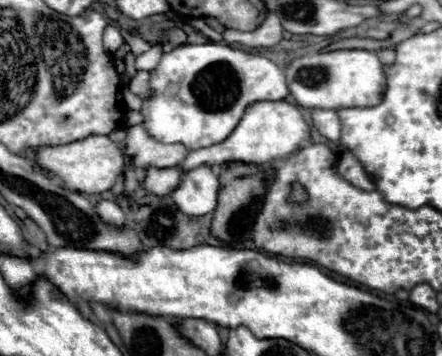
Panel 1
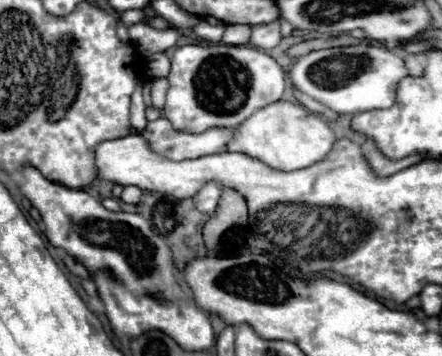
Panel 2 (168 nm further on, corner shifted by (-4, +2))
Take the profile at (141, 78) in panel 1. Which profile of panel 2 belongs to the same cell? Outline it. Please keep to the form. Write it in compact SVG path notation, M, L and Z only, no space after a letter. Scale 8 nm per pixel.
M153 79L153 89L151 89L153 107L157 107L157 109L163 109L165 107L167 89L169 89L169 81L167 79Z

